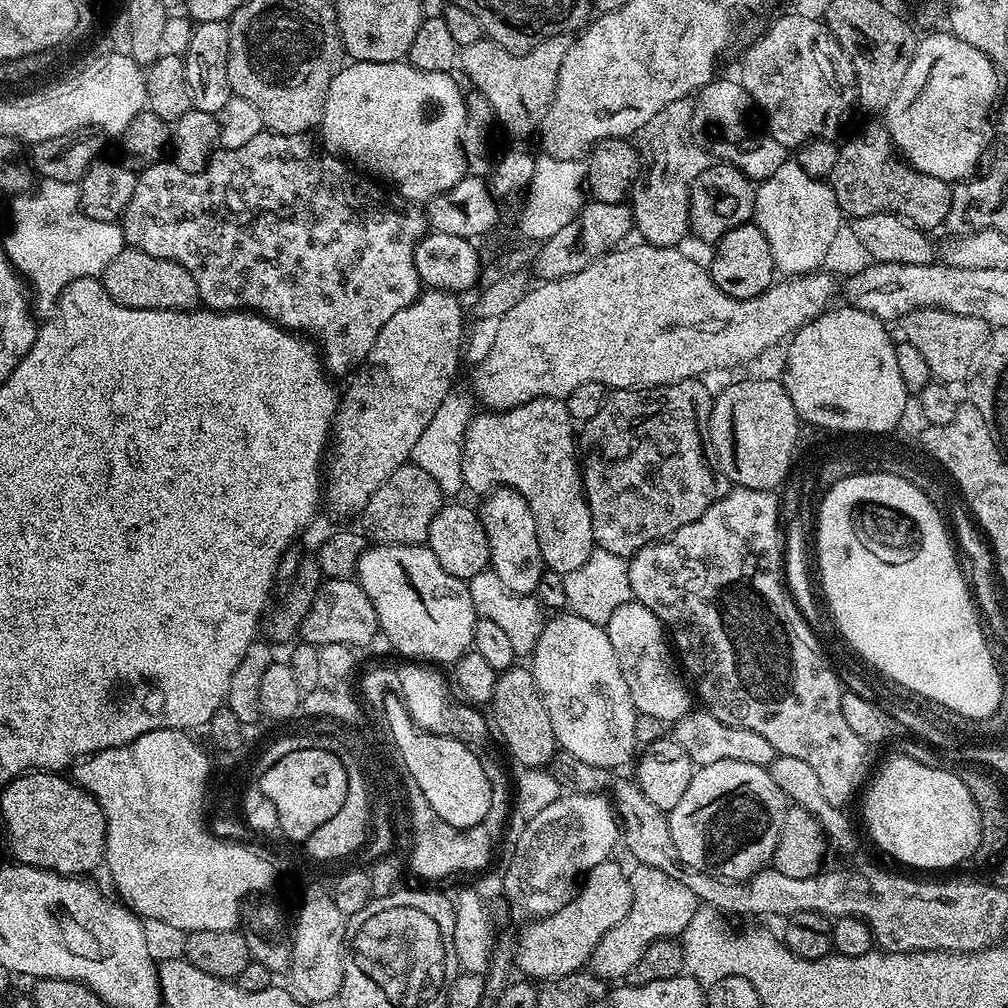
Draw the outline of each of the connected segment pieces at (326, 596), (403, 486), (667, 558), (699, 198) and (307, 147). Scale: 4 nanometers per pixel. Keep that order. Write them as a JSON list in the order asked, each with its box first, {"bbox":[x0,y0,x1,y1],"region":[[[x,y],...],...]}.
[{"bbox":[299,578,380,650],"region":[[[328,578],[321,583],[318,594],[314,598],[314,602],[310,606],[310,610],[306,614],[306,618],[300,623],[299,639],[306,644],[314,644],[323,646],[326,644],[347,644],[353,649],[361,650],[371,642],[380,632],[380,623],[378,622],[378,614],[374,610],[374,602],[370,602],[370,598],[366,598],[366,590],[362,590],[362,586],[355,580],[336,580]]]},{"bbox":[362,462,445,545],"region":[[[413,462],[403,464],[378,486],[378,490],[374,490],[374,494],[370,494],[362,513],[363,531],[369,541],[378,544],[427,545],[430,522],[434,522],[434,514],[438,514],[445,500],[438,482],[434,482],[429,474]]]},{"bbox":[628,487,870,806],"region":[[[733,487],[722,498],[718,498],[718,502],[714,502],[714,506],[710,506],[710,510],[702,514],[702,518],[690,522],[690,526],[682,526],[682,530],[678,530],[664,540],[659,540],[657,544],[647,544],[645,548],[639,548],[628,560],[630,590],[634,599],[642,606],[646,606],[646,610],[650,610],[662,622],[683,671],[689,677],[692,675],[696,679],[695,695],[699,703],[700,700],[704,703],[701,705],[709,714],[718,718],[718,722],[726,722],[726,726],[738,726],[742,730],[754,730],[754,734],[762,734],[762,738],[766,738],[766,742],[770,742],[770,746],[774,746],[774,750],[779,755],[798,758],[801,762],[814,766],[814,774],[818,774],[818,782],[822,785],[822,794],[826,794],[826,802],[837,806],[848,806],[848,803],[855,798],[856,791],[858,791],[858,796],[869,779],[868,752],[870,748],[862,742],[862,738],[858,738],[858,734],[854,734],[854,730],[850,730],[850,725],[843,717],[842,694],[845,689],[842,687],[837,669],[835,667],[832,669],[828,665],[828,660],[824,657],[824,652],[820,649],[811,626],[808,625],[811,624],[809,617],[800,613],[791,596],[784,575],[784,533],[781,501],[775,491]]]},{"bbox":[688,163,756,242],"region":[[[709,163],[702,174],[692,183],[690,194],[690,214],[688,226],[691,235],[700,240],[715,242],[722,239],[734,226],[749,223],[754,216],[754,198],[756,184],[742,170],[729,164]]]},{"bbox":[78,130,429,377],"region":[[[265,130],[258,133],[255,138],[250,138],[246,146],[217,151],[208,161],[207,167],[200,172],[179,170],[171,160],[159,160],[147,165],[141,171],[143,173],[139,176],[133,190],[131,167],[123,168],[120,164],[111,164],[110,161],[104,160],[105,158],[100,158],[85,170],[84,177],[78,181],[80,205],[90,218],[106,221],[119,221],[121,219],[119,216],[125,211],[124,220],[121,219],[120,222],[125,243],[146,254],[164,257],[186,267],[194,278],[195,286],[198,287],[203,307],[218,312],[237,310],[256,312],[268,320],[275,320],[280,327],[290,332],[303,334],[315,341],[322,357],[323,367],[333,377],[344,375],[347,377],[349,373],[359,368],[370,354],[370,348],[378,337],[378,332],[382,330],[382,326],[390,321],[394,314],[406,309],[406,306],[410,306],[420,297],[422,285],[418,270],[414,266],[414,250],[420,239],[429,231],[428,218],[425,209],[419,203],[381,186],[375,179],[349,166],[339,156],[325,154],[323,151],[316,152],[315,146],[308,139],[309,137],[304,134],[282,134]]]}]

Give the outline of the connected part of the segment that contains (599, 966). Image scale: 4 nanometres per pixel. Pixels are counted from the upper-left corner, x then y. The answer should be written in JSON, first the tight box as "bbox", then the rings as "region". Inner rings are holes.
{"bbox":[590,864,698,982],"region":[[[636,864],[633,869],[628,878],[632,887],[630,914],[626,914],[626,918],[622,918],[622,922],[618,922],[614,930],[606,930],[602,942],[594,946],[590,961],[590,971],[606,982],[620,982],[628,977],[638,958],[642,958],[642,954],[646,954],[646,950],[654,942],[683,937],[686,926],[690,926],[690,918],[694,918],[698,907],[694,890],[689,890],[683,882],[670,878],[670,874],[654,870],[654,866],[645,864]]]}

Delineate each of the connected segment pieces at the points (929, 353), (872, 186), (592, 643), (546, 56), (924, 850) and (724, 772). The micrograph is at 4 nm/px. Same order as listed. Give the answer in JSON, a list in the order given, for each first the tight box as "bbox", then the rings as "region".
[{"bbox":[898,308,990,386],"region":[[[915,308],[902,317],[898,327],[904,331],[906,343],[922,354],[933,377],[949,386],[956,386],[959,380],[960,383],[967,381],[974,353],[978,351],[978,346],[982,346],[982,342],[986,342],[990,331],[990,325],[982,322],[982,318],[970,318],[966,314],[954,314],[941,308]]]},{"bbox":[830,123,953,233],"region":[[[883,123],[866,125],[845,144],[841,143],[839,149],[838,162],[834,162],[830,183],[834,198],[845,217],[885,212],[900,216],[921,232],[927,233],[943,225],[946,214],[950,214],[953,185],[942,178],[922,174],[912,167],[897,152]]]},{"bbox":[530,614,638,770],"region":[[[564,614],[553,615],[556,616],[553,620],[552,617],[545,619],[542,634],[530,654],[532,677],[546,706],[546,714],[550,714],[556,743],[563,751],[578,758],[578,762],[586,762],[590,766],[615,770],[623,764],[631,765],[638,752],[634,738],[634,722],[638,713],[630,698],[630,686],[626,686],[626,678],[622,678],[622,666],[618,666],[607,631],[594,622],[586,622],[586,618],[581,616],[560,615]]]},{"bbox":[458,35,572,136],"region":[[[567,35],[551,36],[528,52],[511,52],[485,38],[459,49],[458,64],[472,79],[476,87],[473,89],[490,102],[496,124],[512,136],[528,136],[544,123],[554,98],[560,63],[562,58],[566,58],[571,45],[572,40]]]},{"bbox":[864,754,980,868],"region":[[[897,754],[892,756],[880,768],[880,773],[871,777],[870,783],[867,785],[864,796],[864,820],[868,823],[868,832],[872,835],[872,840],[885,852],[888,856],[893,856],[896,860],[901,860],[904,864],[909,864],[912,868],[952,868],[955,864],[960,864],[963,860],[972,860],[976,854],[976,848],[980,845],[980,815],[978,814],[978,806],[974,802],[974,798],[970,794],[970,790],[966,790],[966,786],[962,782],[962,778],[955,771],[947,772],[946,769],[940,768],[936,764],[923,764],[922,762],[914,762],[914,758]]]},{"bbox":[667,760,789,880],"region":[[[727,760],[699,765],[692,773],[690,786],[686,786],[686,794],[682,794],[678,806],[674,806],[667,817],[674,847],[686,866],[711,876],[721,876],[724,880],[748,880],[771,861],[784,814],[789,807],[789,801],[774,778],[770,778],[767,768],[754,766],[750,762]]]}]

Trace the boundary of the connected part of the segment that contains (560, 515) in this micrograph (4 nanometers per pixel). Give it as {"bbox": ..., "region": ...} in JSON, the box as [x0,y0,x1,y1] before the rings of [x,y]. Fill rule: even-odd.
{"bbox":[461,396,596,574],"region":[[[548,396],[546,398],[538,398],[526,402],[522,406],[514,406],[505,412],[494,412],[491,410],[480,410],[475,413],[469,422],[468,429],[465,432],[464,449],[461,458],[461,476],[464,479],[463,487],[472,492],[480,492],[479,494],[487,494],[493,488],[505,487],[512,488],[518,494],[522,494],[522,498],[526,498],[526,502],[530,506],[530,510],[534,514],[534,526],[538,526],[538,546],[542,550],[542,558],[544,559],[545,569],[549,572],[558,572],[567,574],[578,570],[578,566],[582,566],[582,562],[586,562],[586,558],[590,558],[590,554],[594,550],[596,539],[594,538],[594,530],[590,522],[590,510],[588,509],[588,500],[584,496],[584,481],[582,479],[582,464],[578,459],[578,436],[574,431],[574,421],[570,413],[568,413],[567,403],[563,399],[552,400]]]}

